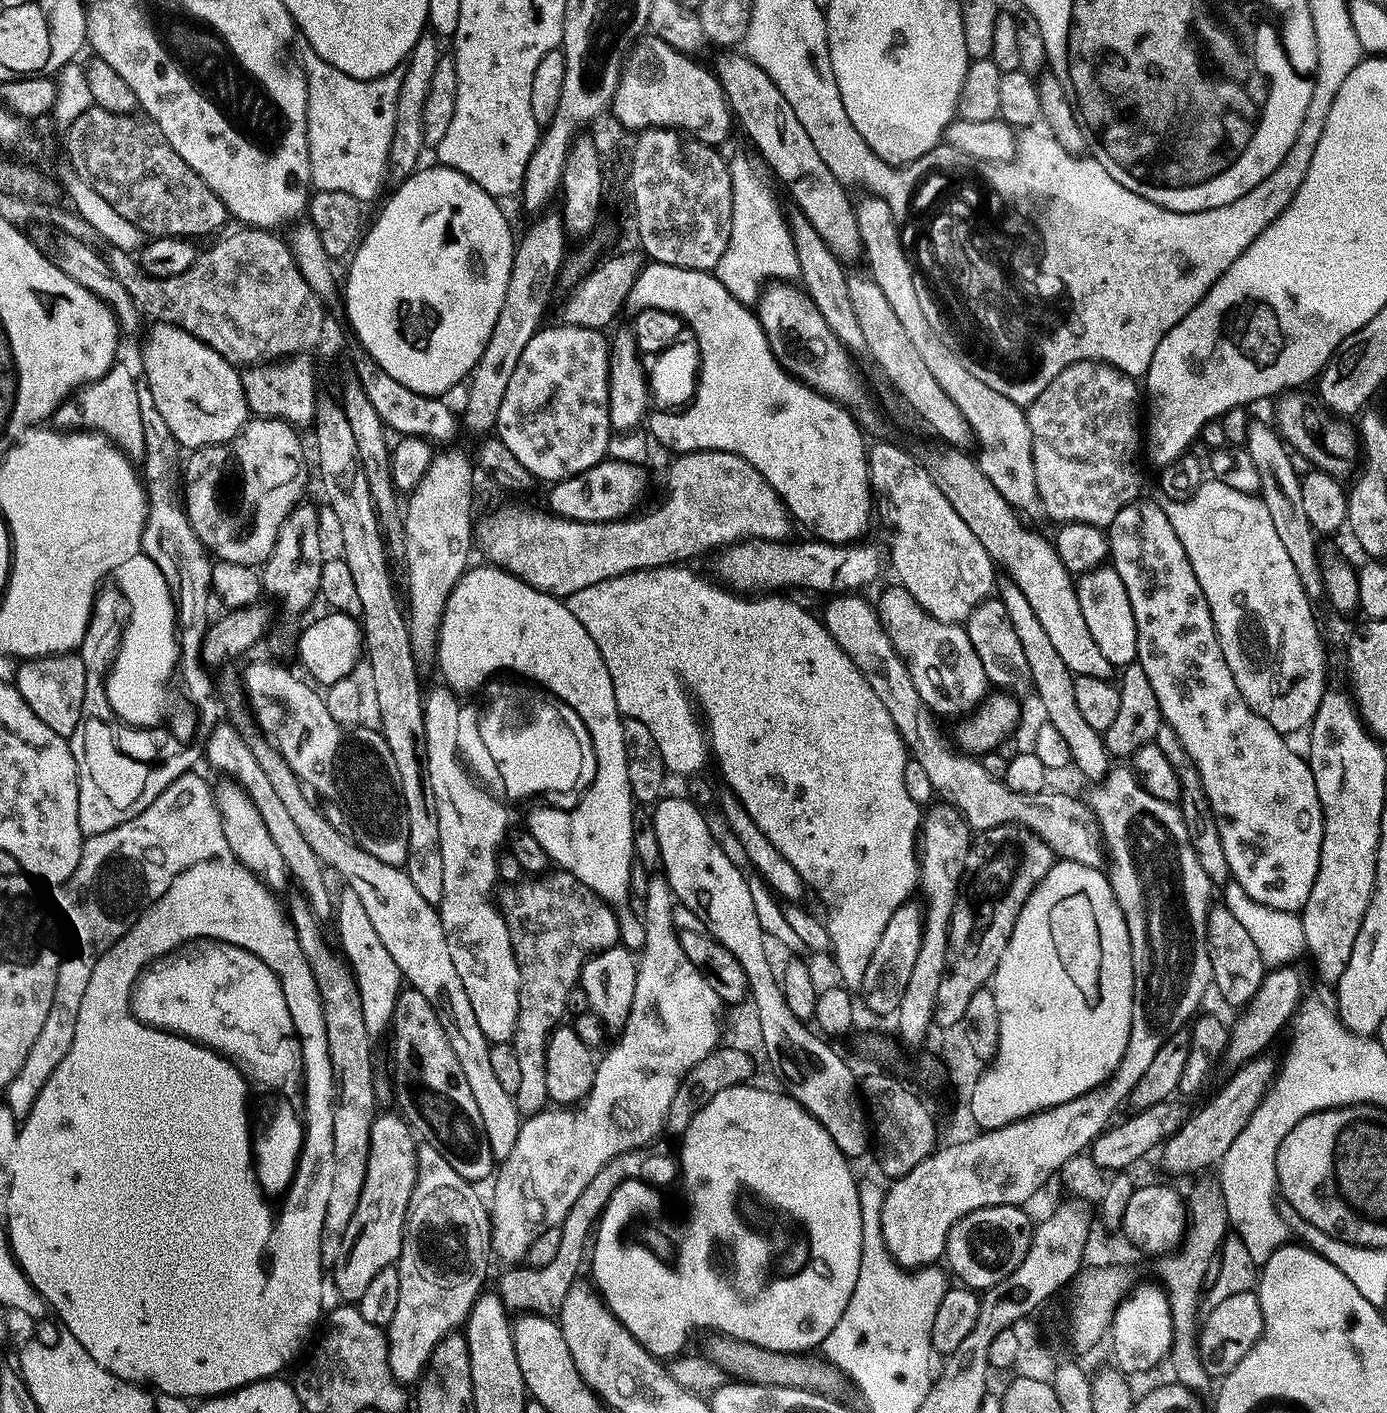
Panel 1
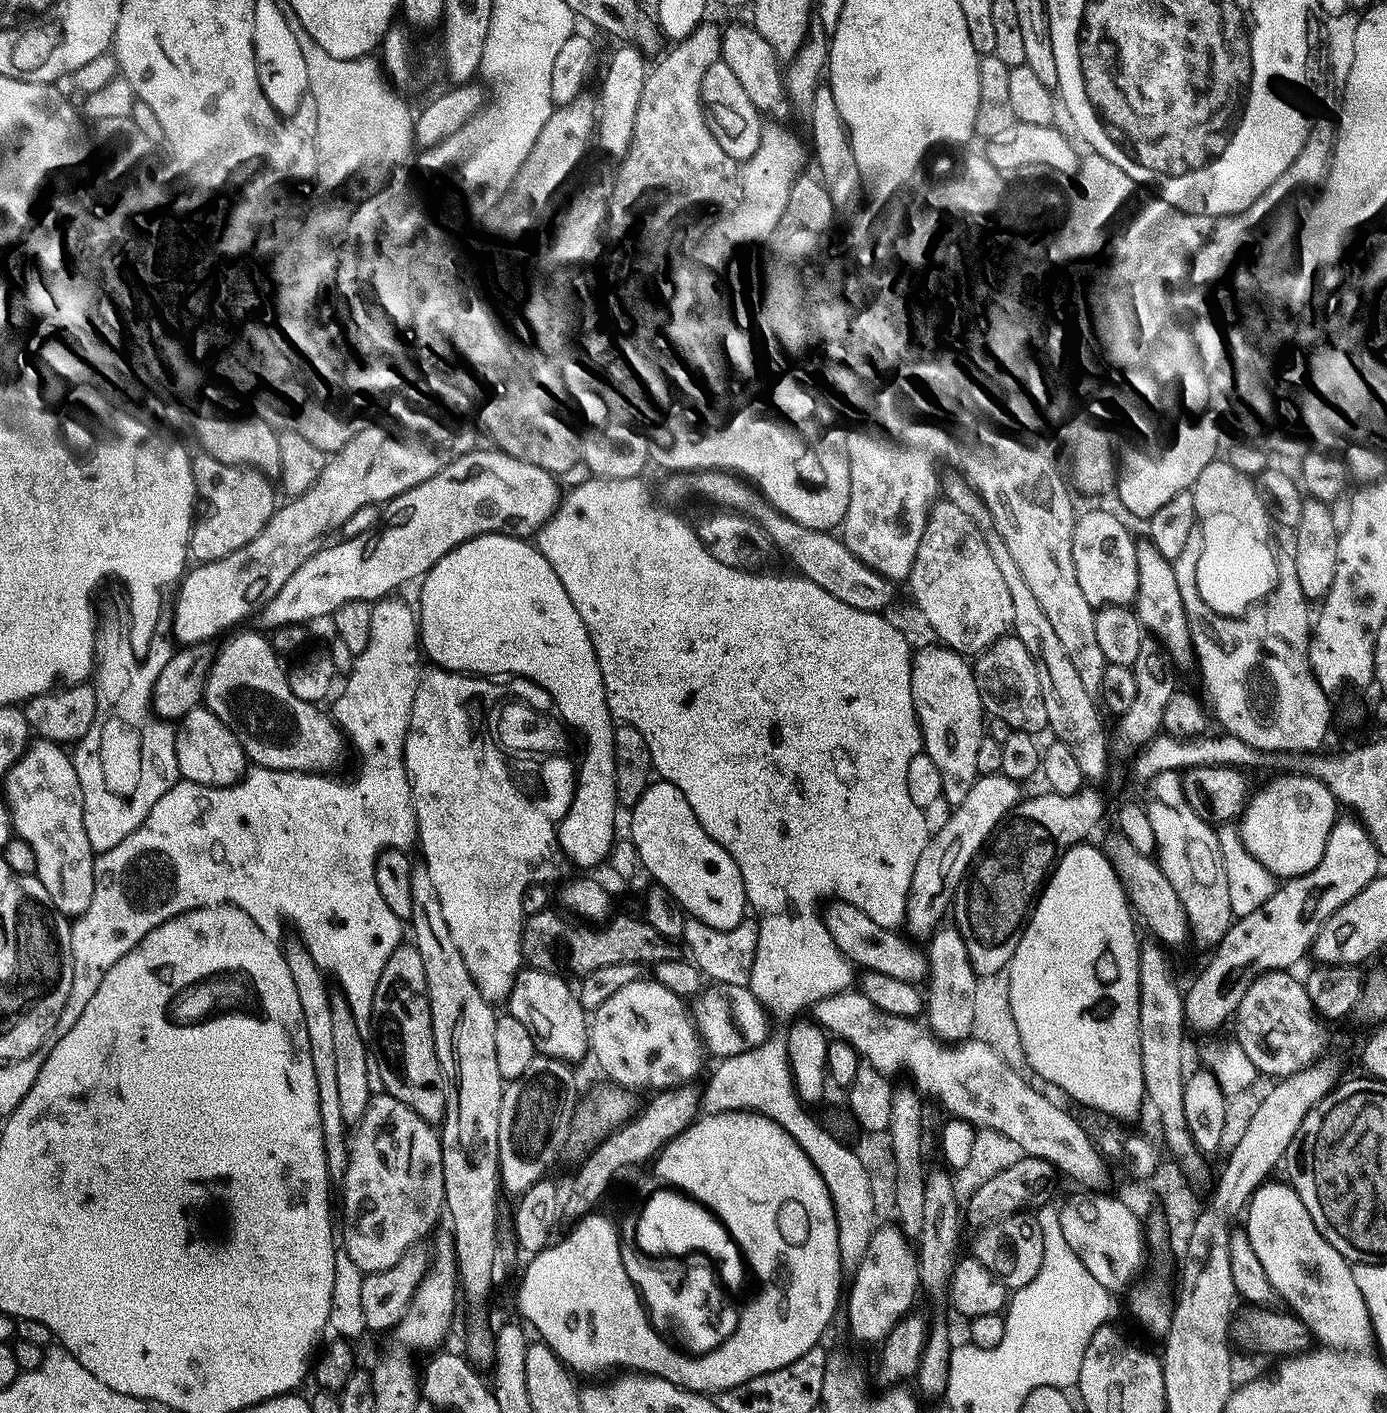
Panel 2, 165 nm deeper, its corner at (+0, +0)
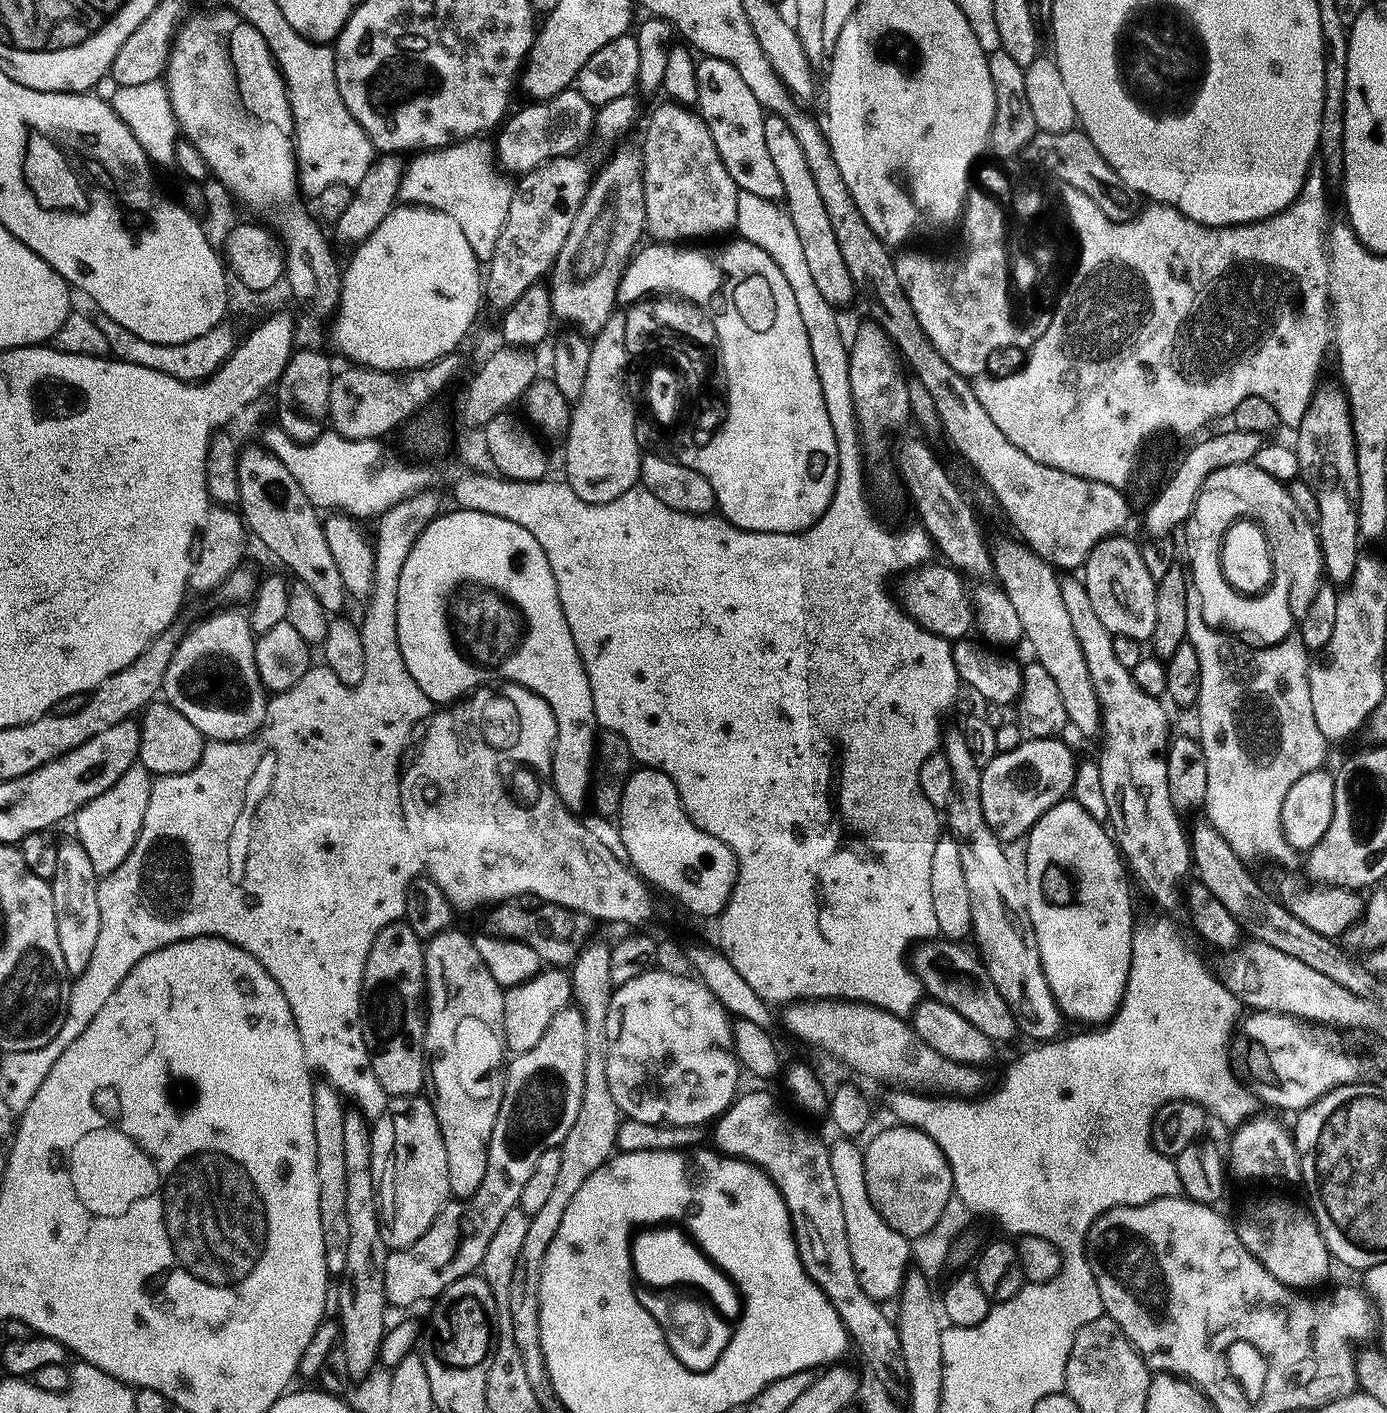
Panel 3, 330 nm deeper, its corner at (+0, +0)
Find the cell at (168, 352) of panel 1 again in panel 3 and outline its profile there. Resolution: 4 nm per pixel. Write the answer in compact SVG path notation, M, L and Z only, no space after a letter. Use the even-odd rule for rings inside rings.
M258 446L245 447L241 451L238 478L238 508L249 533L266 542L273 557L277 561L280 559L297 576L296 580L309 588L310 593L318 598L327 613L343 613L340 611L350 603L350 597L342 582L342 574L338 574L334 554L330 554L330 542L326 542L324 533L324 520L294 480L294 476L268 449Z

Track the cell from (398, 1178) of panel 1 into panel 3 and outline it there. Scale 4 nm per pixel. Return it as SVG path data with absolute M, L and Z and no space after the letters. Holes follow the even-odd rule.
M401 1096L388 1105L388 1113L375 1121L372 1128L372 1161L374 1182L377 1186L392 1184L392 1200L385 1199L380 1206L382 1217L382 1238L389 1250L414 1246L418 1238L434 1226L438 1214L453 1199L450 1186L450 1158L446 1158L446 1142L438 1126L438 1118L432 1109L431 1099L419 1096Z

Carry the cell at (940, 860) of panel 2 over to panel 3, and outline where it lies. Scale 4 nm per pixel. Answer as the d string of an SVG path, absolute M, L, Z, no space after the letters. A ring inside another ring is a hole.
M1055 737L1027 739L1016 750L996 756L994 762L981 771L983 813L986 814L990 828L997 834L1003 834L1008 828L1024 828L1031 832L1046 813L1073 793L1079 761L1064 742Z

